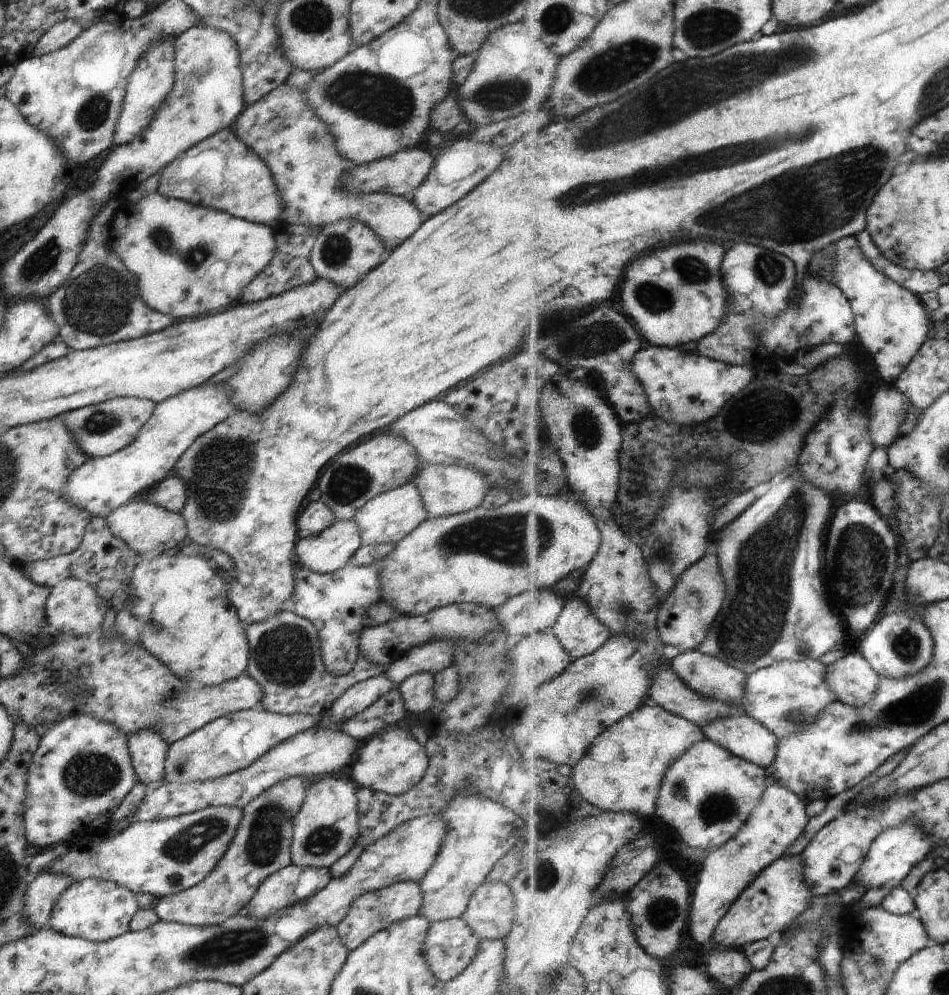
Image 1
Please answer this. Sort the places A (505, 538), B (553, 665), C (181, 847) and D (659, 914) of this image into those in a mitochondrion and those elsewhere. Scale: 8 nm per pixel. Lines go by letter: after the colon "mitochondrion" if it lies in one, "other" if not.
A: mitochondrion
B: other
C: mitochondrion
D: mitochondrion

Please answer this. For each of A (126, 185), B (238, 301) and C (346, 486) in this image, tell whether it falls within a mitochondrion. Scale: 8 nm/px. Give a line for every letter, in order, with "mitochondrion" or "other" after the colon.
A: other
B: other
C: mitochondrion

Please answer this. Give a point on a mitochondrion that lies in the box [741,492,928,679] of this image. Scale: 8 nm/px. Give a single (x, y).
(866, 552)

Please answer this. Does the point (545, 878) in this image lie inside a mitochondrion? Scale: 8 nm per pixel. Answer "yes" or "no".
yes

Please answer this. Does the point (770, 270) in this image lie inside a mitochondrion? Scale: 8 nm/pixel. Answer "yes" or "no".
yes

